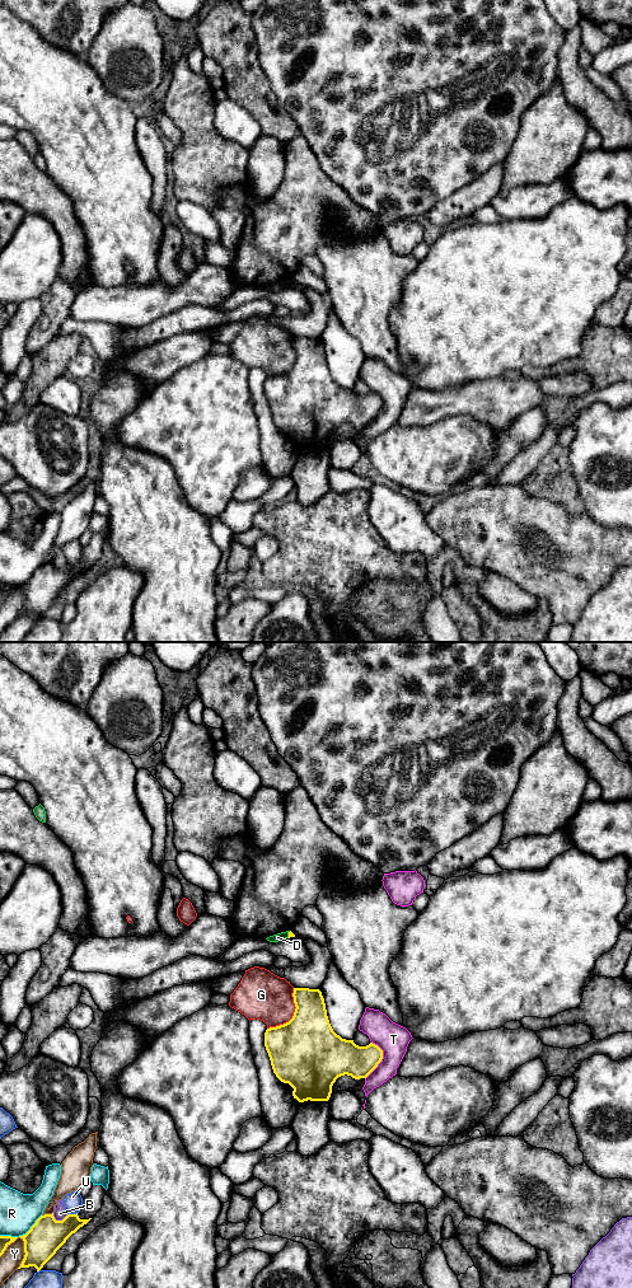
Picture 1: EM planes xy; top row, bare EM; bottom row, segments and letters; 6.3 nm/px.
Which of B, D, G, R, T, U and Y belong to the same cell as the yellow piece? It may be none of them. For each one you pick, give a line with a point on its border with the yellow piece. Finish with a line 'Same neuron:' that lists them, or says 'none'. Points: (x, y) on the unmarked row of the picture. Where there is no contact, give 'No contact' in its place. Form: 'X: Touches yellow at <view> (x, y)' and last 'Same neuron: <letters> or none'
Same neuron: none

